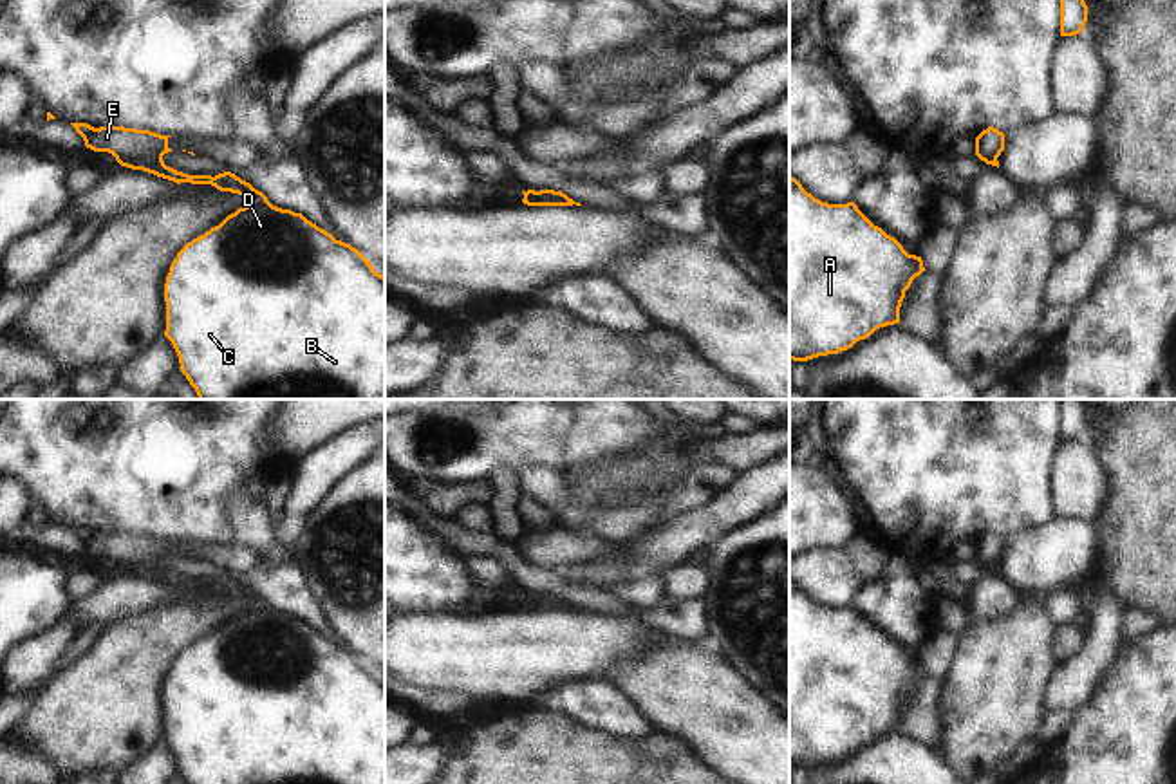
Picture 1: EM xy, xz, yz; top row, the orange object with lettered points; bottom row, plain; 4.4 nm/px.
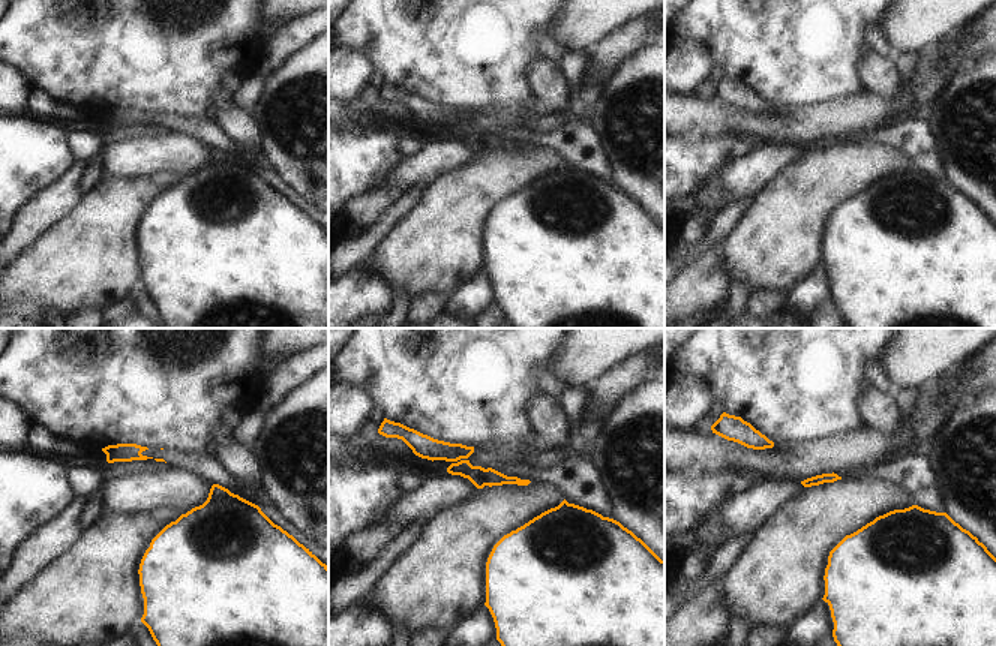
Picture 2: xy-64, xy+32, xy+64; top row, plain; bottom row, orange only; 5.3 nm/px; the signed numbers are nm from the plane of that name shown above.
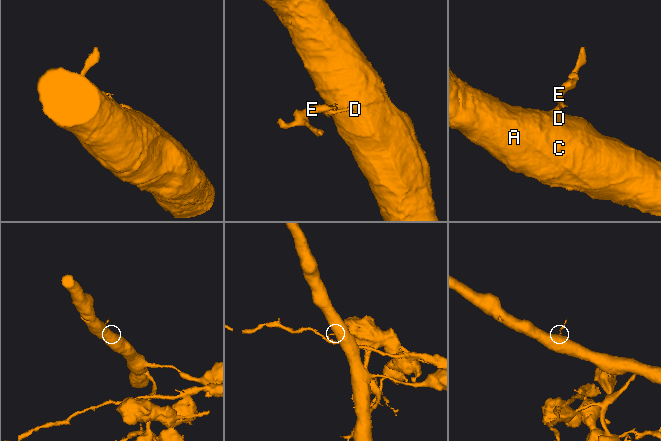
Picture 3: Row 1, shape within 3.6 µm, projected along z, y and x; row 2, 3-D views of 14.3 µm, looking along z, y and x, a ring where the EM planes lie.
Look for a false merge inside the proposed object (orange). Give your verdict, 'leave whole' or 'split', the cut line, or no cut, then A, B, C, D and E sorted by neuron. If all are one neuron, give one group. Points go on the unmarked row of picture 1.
split; cut in xy along (161, 559), (145, 559), (120, 568); A B C D / E

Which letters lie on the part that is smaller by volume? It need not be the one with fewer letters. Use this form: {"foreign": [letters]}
{"foreign": ["E"]}

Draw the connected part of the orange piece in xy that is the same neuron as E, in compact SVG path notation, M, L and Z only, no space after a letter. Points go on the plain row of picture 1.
M70 527L83 542L85 551L94 556L108 556L117 567L128 567L148 558L164 560L172 556L168 544L150 535L125 533L125 531L99 531L87 527Z

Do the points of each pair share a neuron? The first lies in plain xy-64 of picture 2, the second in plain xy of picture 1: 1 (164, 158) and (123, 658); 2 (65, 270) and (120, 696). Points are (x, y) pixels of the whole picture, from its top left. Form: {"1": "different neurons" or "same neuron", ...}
{"1": "different neurons", "2": "same neuron"}

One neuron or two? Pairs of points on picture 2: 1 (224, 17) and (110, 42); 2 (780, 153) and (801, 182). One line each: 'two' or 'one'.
1: one
2: two

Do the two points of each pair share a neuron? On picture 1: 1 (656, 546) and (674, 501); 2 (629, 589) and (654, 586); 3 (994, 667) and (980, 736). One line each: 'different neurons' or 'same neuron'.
1: different neurons
2: same neuron
3: same neuron

